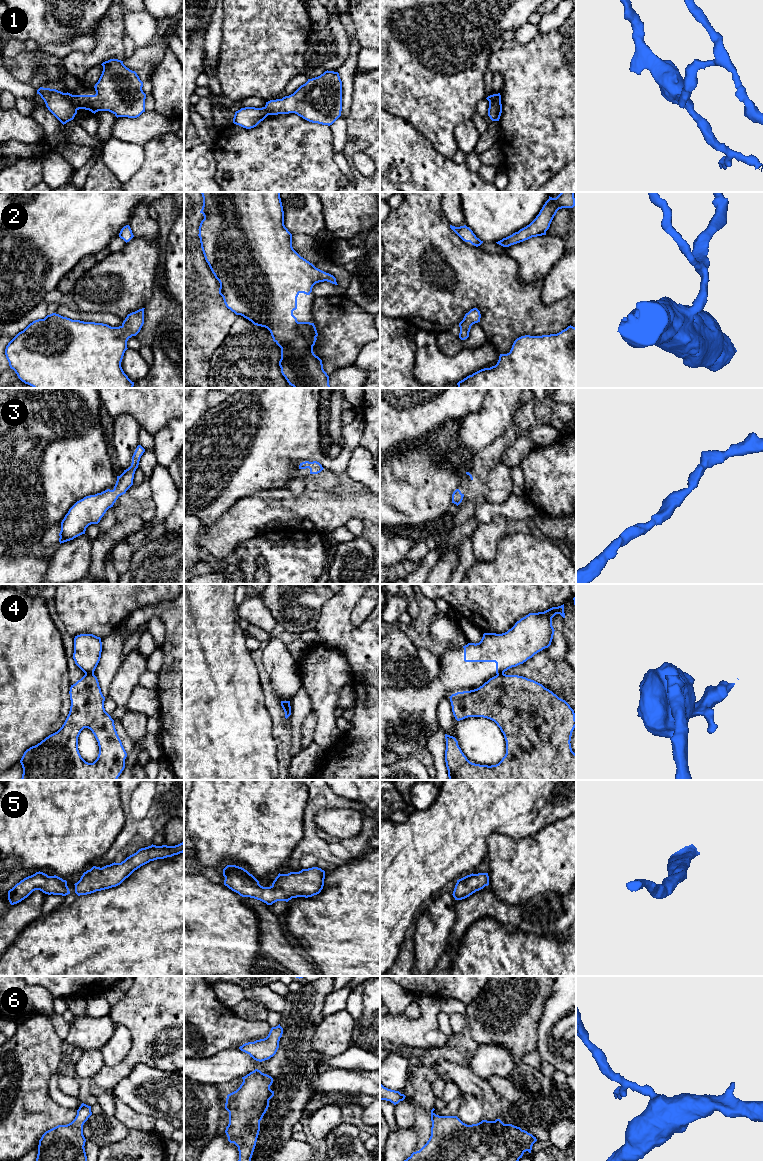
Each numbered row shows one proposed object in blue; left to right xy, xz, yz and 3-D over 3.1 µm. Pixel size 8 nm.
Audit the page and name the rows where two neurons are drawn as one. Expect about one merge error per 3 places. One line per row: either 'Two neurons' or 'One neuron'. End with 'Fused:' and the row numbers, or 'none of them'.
1: Two neurons
2: One neuron
3: One neuron
4: Two neurons
5: One neuron
6: One neuron
Fused: 1, 4

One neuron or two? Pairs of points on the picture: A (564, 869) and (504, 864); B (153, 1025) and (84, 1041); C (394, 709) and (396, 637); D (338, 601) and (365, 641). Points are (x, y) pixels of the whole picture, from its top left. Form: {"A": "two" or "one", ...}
{"A": "one", "B": "two", "C": "two", "D": "one"}

